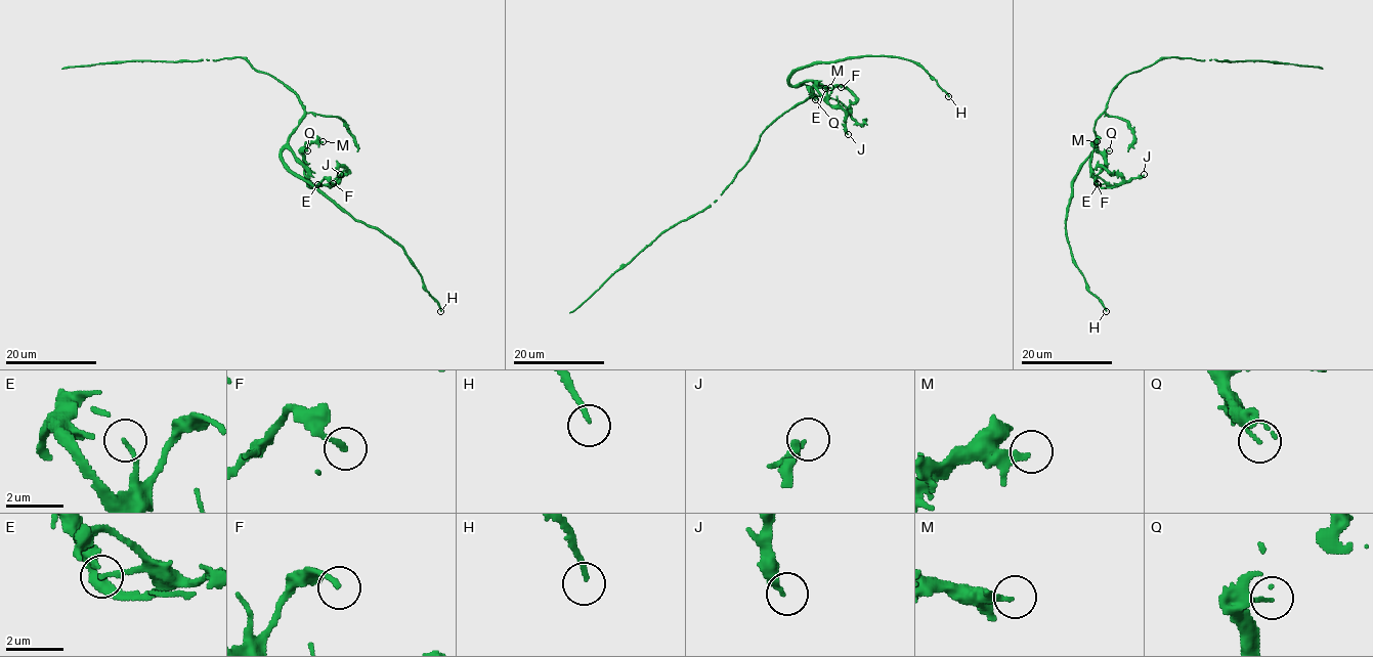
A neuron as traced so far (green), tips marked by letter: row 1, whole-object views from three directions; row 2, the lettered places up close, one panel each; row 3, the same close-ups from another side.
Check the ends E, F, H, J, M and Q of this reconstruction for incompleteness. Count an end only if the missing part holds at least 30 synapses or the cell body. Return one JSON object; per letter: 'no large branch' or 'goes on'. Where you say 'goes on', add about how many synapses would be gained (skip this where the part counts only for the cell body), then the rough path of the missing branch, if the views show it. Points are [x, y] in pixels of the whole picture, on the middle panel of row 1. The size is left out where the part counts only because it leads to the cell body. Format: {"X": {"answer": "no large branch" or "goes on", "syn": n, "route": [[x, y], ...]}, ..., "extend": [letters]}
{"E": {"answer": "no large branch"}, "F": {"answer": "no large branch"}, "H": {"answer": "no large branch"}, "J": {"answer": "no large branch"}, "M": {"answer": "no large branch"}, "Q": {"answer": "no large branch"}, "extend": []}

